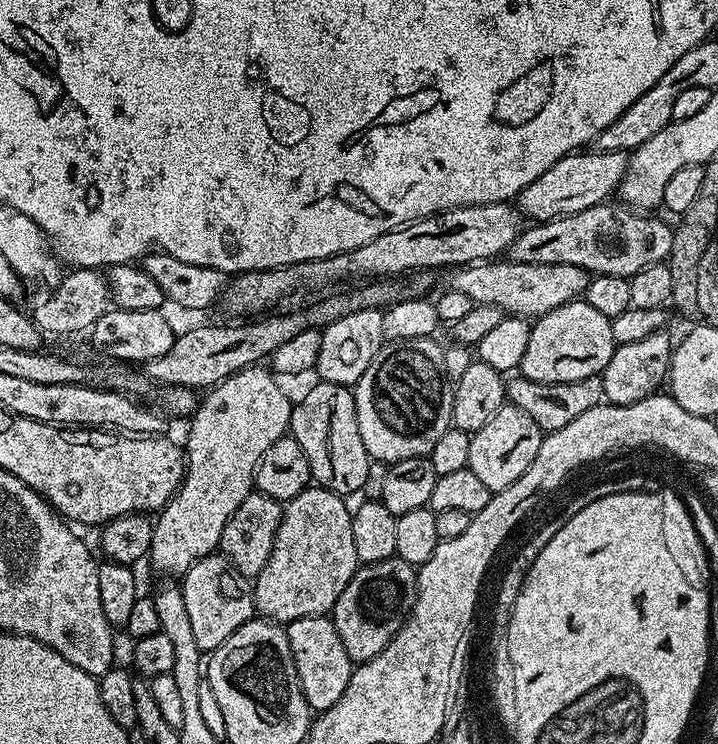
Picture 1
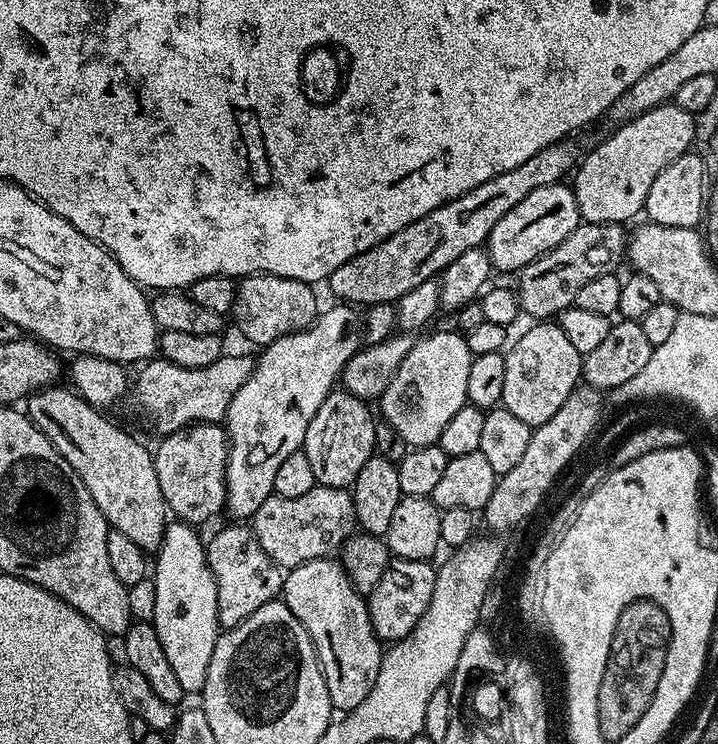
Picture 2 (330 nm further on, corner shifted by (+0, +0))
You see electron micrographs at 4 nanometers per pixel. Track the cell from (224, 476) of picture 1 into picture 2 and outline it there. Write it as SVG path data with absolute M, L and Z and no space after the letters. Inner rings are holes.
M347 302L333 303L333 308L328 308L319 313L315 324L303 332L293 332L291 336L278 338L274 343L267 345L264 352L255 361L250 378L234 394L228 407L226 417L226 431L228 433L228 499L227 511L233 512L236 518L251 518L266 502L266 498L273 495L274 477L282 458L289 454L301 451L304 447L306 430L318 414L322 402L333 391L332 382L341 377L350 358L360 351L366 340L366 320L359 316L357 309Z

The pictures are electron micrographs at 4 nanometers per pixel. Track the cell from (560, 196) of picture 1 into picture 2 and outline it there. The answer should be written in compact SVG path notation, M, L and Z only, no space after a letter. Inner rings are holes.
M674 102L660 104L654 110L642 114L638 118L628 120L617 127L613 136L602 141L580 164L576 172L574 191L580 219L586 224L624 224L636 215L644 212L644 203L650 194L650 186L654 186L654 178L674 162L682 153L693 147L695 124L697 117L693 113L682 110Z

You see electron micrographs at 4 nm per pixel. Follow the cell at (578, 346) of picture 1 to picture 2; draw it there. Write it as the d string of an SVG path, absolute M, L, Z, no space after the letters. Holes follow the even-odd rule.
M536 322L531 325L507 349L506 386L502 386L504 395L502 407L510 410L522 422L539 426L550 422L554 414L570 398L577 384L582 380L582 354L570 346L564 333L552 322Z

